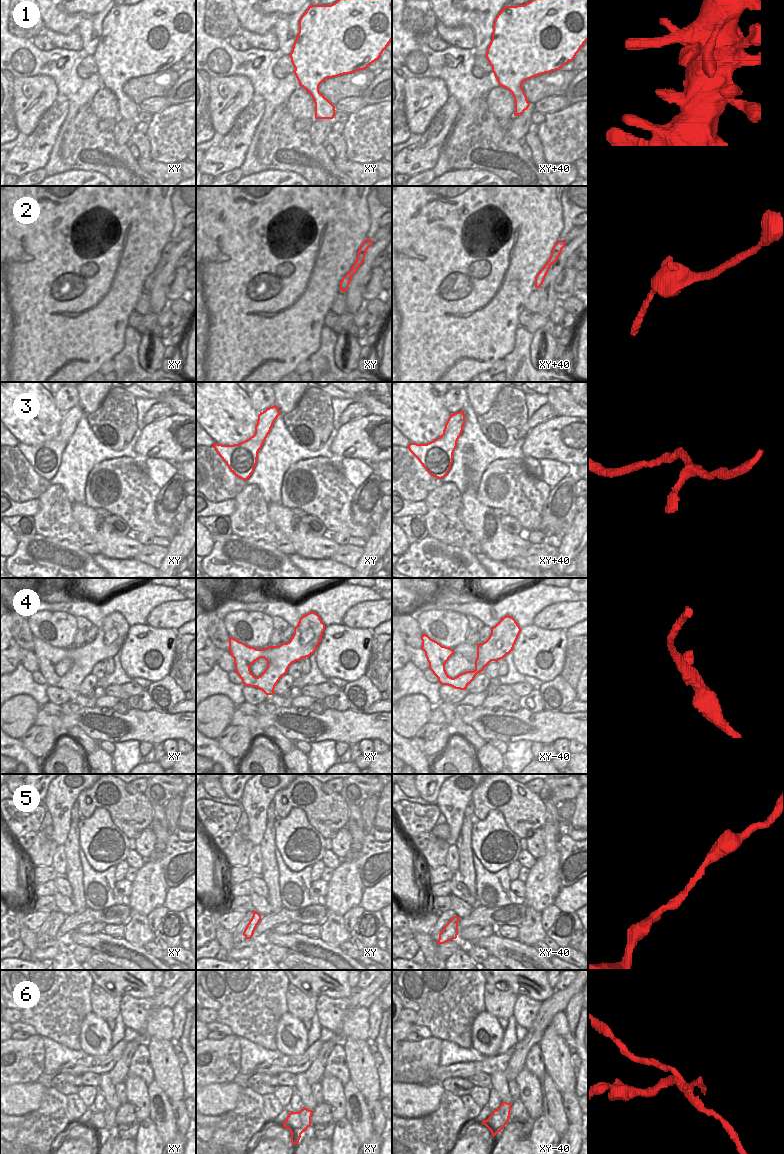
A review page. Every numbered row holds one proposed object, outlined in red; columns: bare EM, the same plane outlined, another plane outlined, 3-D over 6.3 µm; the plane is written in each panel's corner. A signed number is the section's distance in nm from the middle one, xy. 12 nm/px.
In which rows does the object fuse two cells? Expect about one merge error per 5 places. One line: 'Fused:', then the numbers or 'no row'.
Fused: 6

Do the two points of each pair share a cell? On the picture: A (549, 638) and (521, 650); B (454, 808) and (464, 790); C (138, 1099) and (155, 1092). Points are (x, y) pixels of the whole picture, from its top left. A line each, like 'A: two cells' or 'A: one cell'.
A: one cell
B: one cell
C: two cells

